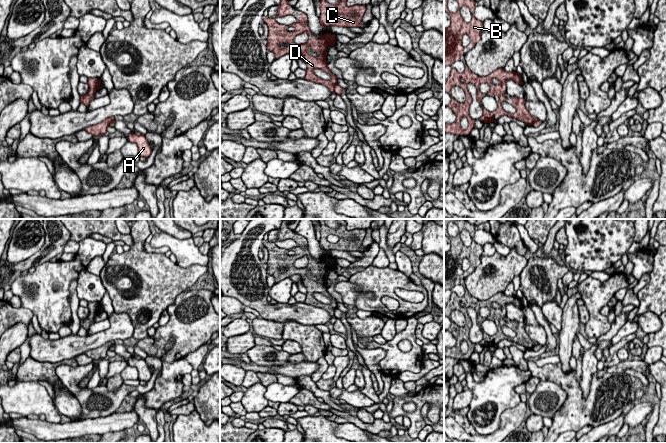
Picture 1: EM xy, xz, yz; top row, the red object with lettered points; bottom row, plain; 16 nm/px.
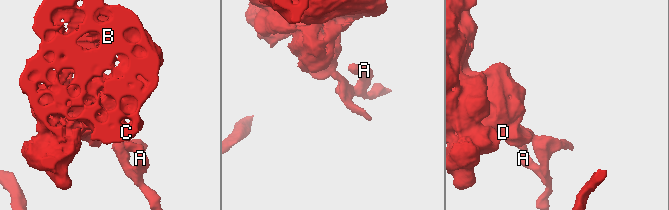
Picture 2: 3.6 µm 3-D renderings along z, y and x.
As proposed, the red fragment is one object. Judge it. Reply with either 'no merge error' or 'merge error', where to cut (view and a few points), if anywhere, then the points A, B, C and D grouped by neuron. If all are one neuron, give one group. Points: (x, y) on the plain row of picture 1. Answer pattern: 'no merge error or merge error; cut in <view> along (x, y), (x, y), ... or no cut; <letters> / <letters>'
merge error; cut in xz along (336, 307), (333, 314); A / B C D

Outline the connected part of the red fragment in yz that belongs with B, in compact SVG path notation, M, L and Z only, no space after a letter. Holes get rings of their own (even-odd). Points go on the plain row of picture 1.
M444 219L444 235L450 239L451 248L448 252L444 252L444 292L452 289L456 284L464 279L464 271L462 270L462 260L467 258L470 261L469 271L474 271L481 263L483 246L476 243L473 238L475 234L475 225L470 224L467 220L457 221L459 234L451 237L447 232L448 224L453 219ZM467 230L472 238L469 247L465 246L460 238L460 233Z

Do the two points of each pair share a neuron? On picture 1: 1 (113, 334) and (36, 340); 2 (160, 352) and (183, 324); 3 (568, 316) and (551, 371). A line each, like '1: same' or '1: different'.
1: same
2: same
3: different

